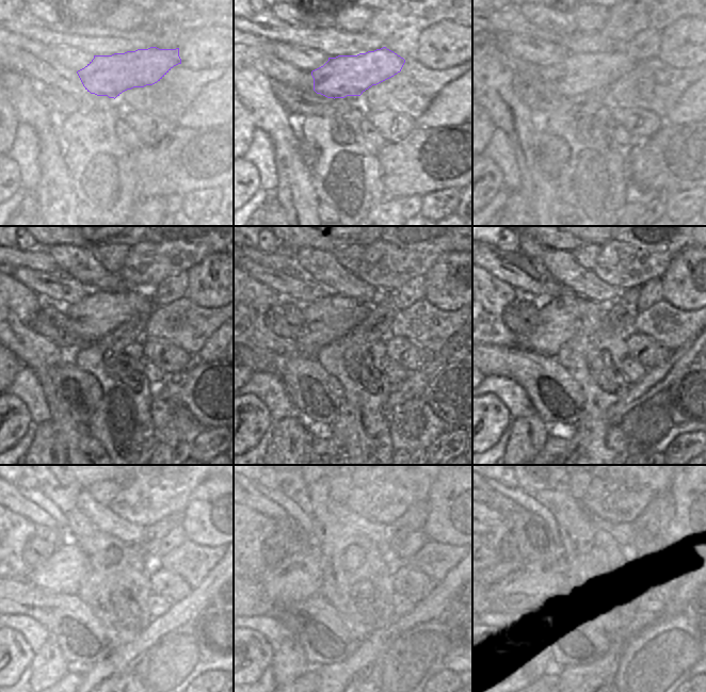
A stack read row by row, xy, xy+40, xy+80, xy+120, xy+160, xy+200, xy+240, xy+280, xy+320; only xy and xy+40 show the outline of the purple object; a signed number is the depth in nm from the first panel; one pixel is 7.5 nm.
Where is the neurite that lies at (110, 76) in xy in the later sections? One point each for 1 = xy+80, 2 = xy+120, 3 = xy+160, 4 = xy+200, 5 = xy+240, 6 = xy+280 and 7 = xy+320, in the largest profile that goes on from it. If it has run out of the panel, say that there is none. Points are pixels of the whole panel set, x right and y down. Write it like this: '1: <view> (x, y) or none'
1: xy+80 (578, 74)
2: xy+120 (99, 312)
3: xy+160 (326, 319)
4: xy+200 (559, 320)
5: xy+240 (64, 572)
6: xy+280 (298, 577)
7: xy+320 (520, 592)

